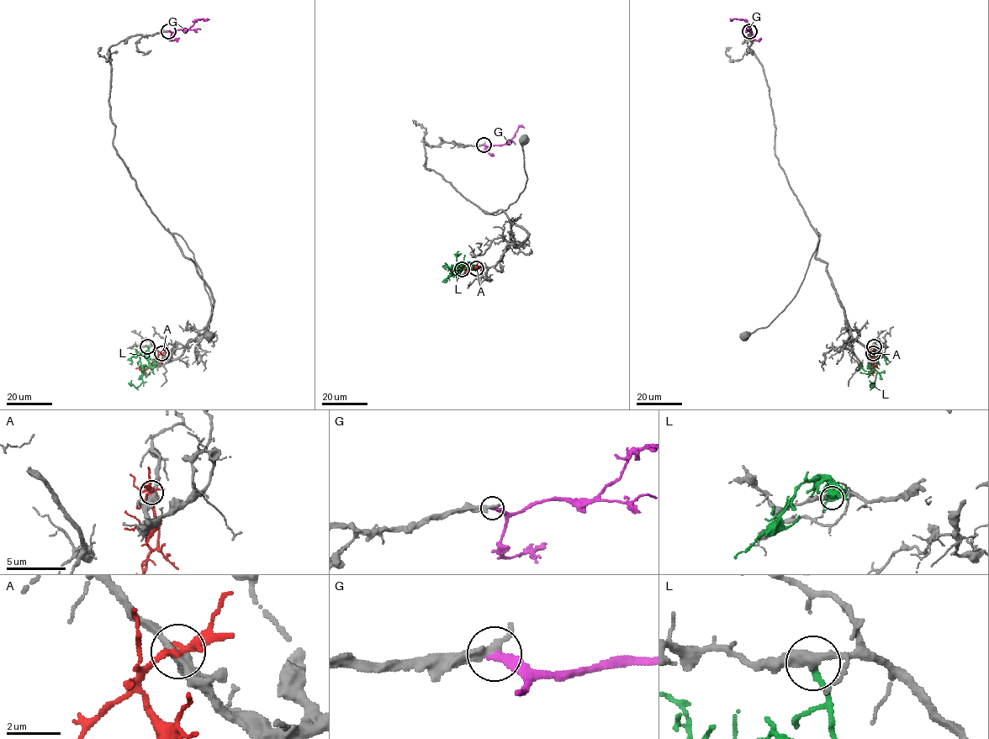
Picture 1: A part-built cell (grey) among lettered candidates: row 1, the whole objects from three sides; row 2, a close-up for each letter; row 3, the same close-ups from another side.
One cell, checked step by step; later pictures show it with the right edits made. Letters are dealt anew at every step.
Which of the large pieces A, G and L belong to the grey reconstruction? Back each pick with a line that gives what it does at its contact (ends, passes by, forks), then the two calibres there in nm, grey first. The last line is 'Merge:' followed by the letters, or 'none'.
G: It ends there. Thickness 280 nm (grey) against 320 nm
Merge: G

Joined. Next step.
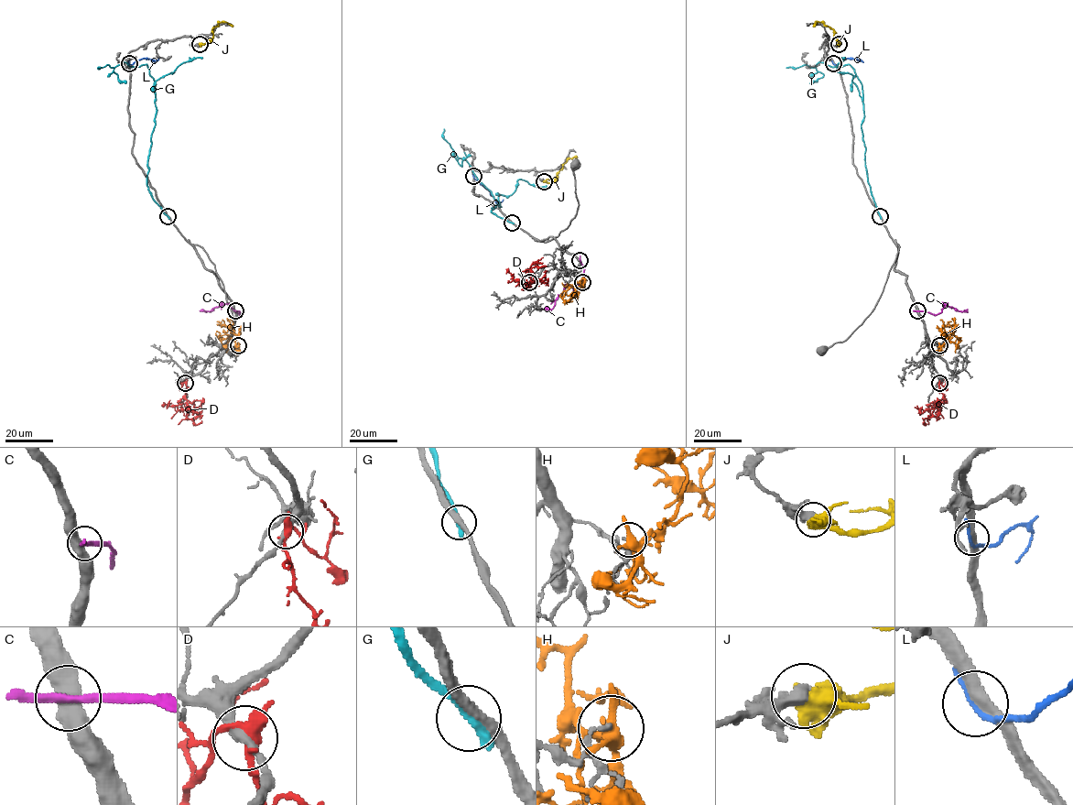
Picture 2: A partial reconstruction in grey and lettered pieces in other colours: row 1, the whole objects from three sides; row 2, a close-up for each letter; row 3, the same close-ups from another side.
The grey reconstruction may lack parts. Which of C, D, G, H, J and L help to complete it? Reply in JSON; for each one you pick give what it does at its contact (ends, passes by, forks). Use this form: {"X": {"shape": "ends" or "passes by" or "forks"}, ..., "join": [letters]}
{"join": []}

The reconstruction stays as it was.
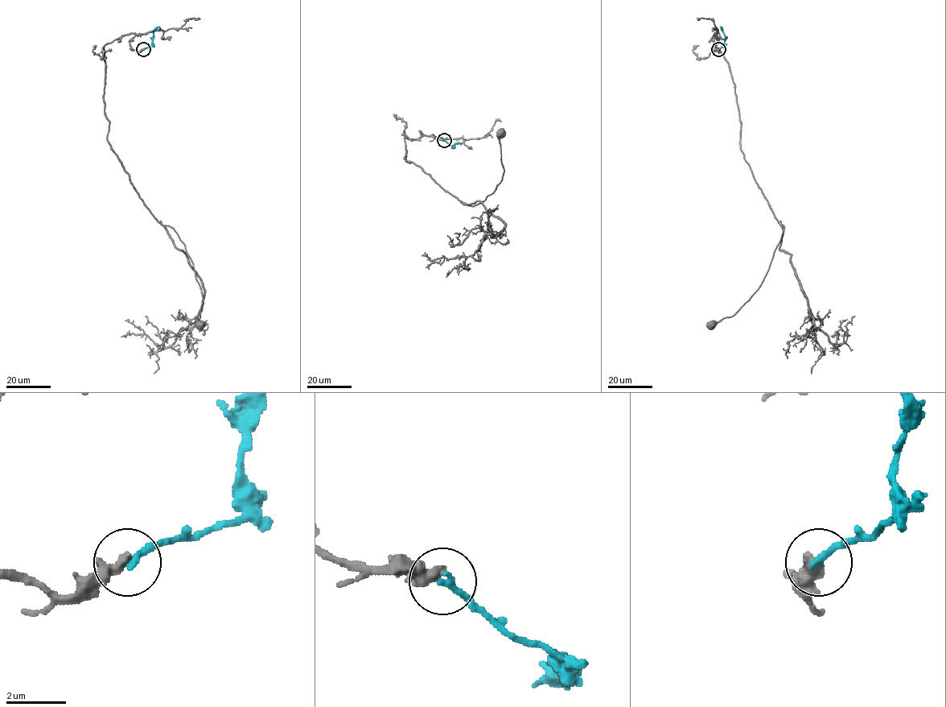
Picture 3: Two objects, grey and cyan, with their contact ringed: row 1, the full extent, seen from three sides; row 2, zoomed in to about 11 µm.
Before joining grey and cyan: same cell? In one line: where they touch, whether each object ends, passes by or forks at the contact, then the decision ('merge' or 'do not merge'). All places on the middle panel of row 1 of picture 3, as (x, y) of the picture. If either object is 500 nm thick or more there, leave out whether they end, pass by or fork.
place (444, 140); grey ends; cyan ends; merge

